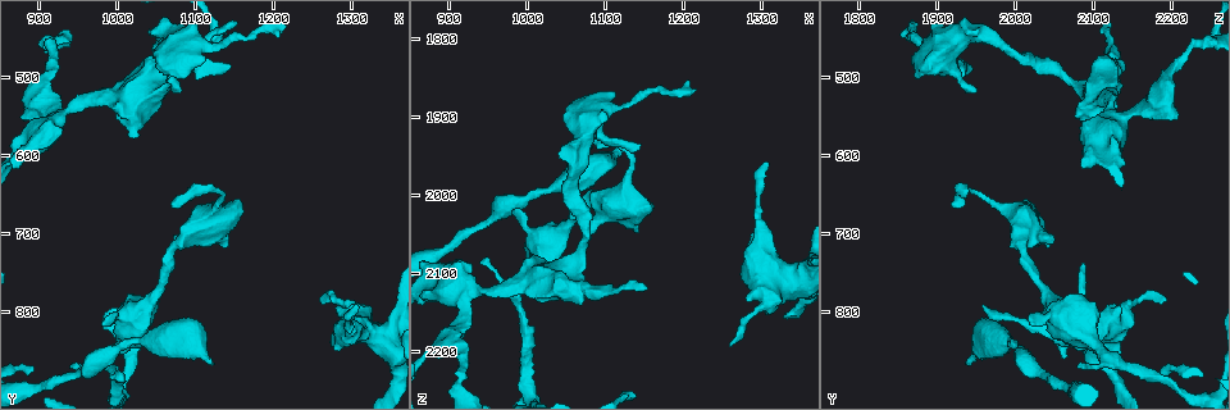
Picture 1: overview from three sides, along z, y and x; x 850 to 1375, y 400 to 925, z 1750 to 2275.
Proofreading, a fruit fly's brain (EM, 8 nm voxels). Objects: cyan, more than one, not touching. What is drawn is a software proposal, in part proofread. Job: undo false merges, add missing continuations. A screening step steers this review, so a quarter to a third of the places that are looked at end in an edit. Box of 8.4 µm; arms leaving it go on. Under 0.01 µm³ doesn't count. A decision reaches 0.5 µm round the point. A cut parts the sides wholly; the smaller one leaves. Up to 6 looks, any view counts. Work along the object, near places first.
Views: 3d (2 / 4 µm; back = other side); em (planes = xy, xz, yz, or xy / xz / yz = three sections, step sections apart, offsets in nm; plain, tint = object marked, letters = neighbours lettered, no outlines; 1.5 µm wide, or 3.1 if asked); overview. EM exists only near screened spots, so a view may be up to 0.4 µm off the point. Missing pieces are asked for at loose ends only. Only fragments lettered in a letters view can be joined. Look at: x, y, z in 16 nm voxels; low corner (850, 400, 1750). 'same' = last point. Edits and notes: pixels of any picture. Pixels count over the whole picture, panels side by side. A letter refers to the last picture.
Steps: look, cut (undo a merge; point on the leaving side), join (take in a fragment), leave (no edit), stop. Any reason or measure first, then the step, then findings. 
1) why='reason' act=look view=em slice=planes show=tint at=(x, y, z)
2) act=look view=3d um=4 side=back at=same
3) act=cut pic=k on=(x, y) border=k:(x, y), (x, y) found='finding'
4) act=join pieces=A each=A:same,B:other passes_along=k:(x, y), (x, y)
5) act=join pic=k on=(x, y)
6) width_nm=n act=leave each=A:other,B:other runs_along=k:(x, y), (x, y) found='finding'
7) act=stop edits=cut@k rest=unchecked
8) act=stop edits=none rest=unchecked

why='tapers out' act=look view=em slice=xy step=8 show=tint at=(1075, 670, 1920)

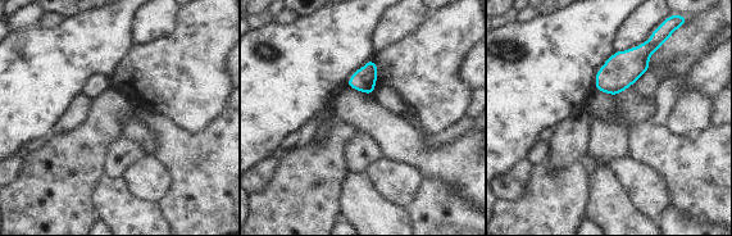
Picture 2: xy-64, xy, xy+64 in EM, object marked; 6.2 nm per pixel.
act=look view=em slice=planes show=letters at=same

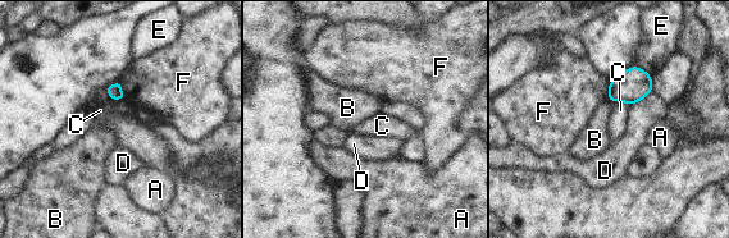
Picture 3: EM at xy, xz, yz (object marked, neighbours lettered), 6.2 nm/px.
act=leave each=A:other,B:other,C:other,D:other,E:other,F:other border=3:(614, 101), (624, 101), (629, 105) found='no lettered fragment goes on from it'

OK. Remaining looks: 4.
why='an open end' act=look view=em slice=planes show=tint at=(1150, 485, 1935)

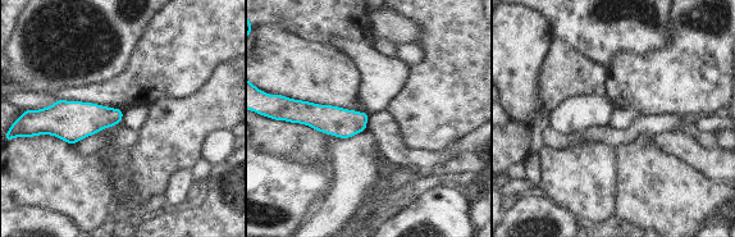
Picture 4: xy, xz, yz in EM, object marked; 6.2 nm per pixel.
act=look view=em slice=planes show=letters at=same

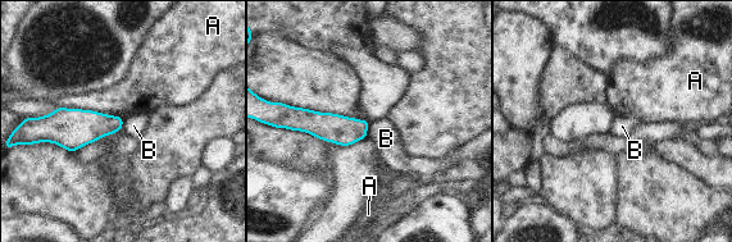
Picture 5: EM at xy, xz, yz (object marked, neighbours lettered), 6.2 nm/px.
act=leave each=A:other,B:other found='none of them fits'

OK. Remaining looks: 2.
why='an open end' act=look view=3d um=4 at=(1210, 445, 1855)

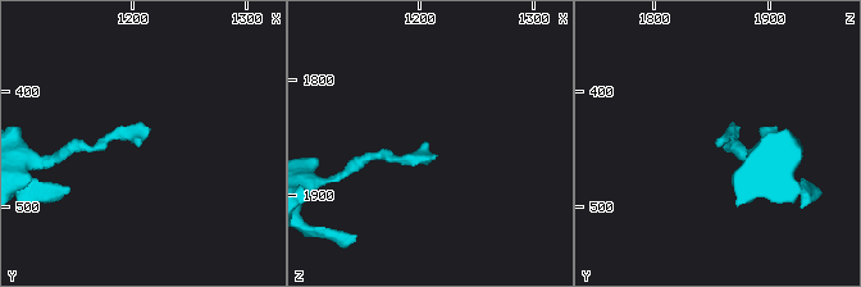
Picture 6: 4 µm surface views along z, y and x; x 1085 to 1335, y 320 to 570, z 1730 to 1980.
why='now the EM' act=look view=em slice=xy step=4 show=letters at=(1210, 442, 1854)

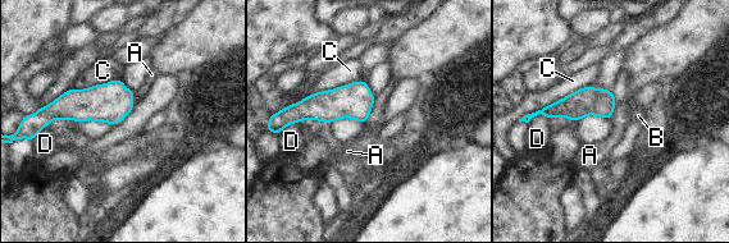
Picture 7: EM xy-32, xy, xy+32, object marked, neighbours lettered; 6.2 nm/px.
act=leave each=A:other,B:other,C:other,D:other found='no lettered fragment goes on from it'

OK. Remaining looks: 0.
act=stop edits=none rest=unchecked

